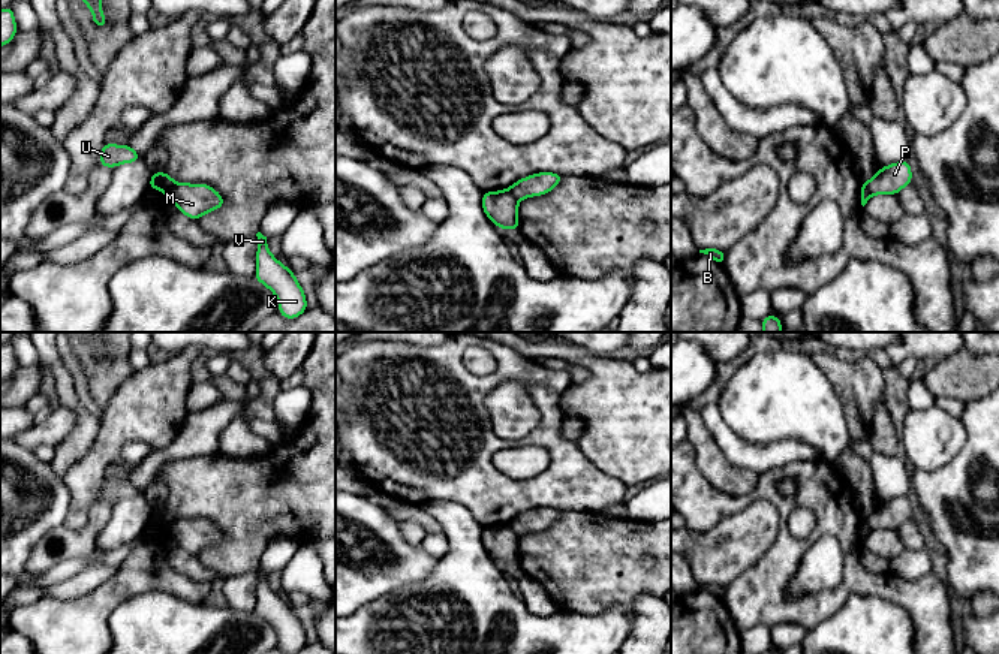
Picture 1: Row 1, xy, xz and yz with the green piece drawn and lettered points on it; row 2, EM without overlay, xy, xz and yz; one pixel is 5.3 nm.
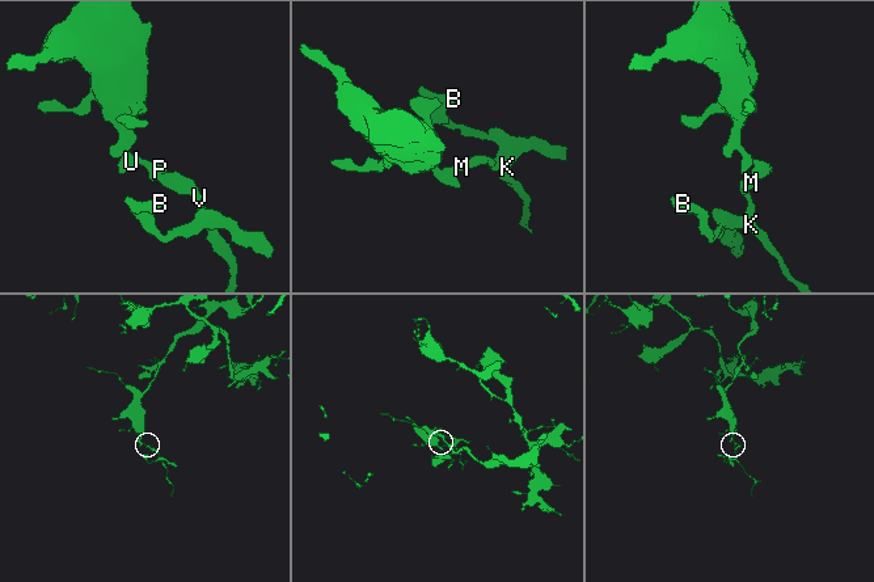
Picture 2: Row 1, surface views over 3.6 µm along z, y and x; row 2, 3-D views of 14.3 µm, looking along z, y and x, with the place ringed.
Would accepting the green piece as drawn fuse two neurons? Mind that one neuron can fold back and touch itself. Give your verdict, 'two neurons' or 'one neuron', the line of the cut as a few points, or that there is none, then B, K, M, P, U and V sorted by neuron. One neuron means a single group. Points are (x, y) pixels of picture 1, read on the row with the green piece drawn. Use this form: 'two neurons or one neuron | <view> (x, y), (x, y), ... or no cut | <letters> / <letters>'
two neurons | xy (177, 184), (169, 198) | B K M V / P U

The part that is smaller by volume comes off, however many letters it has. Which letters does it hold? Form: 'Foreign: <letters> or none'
Foreign: B, K, M, V

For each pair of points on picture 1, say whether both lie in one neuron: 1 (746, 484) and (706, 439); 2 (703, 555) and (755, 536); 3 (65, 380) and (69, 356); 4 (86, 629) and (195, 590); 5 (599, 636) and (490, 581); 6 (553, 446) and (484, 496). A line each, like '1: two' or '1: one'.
1: one
2: one
3: two
4: one
5: one
6: one

